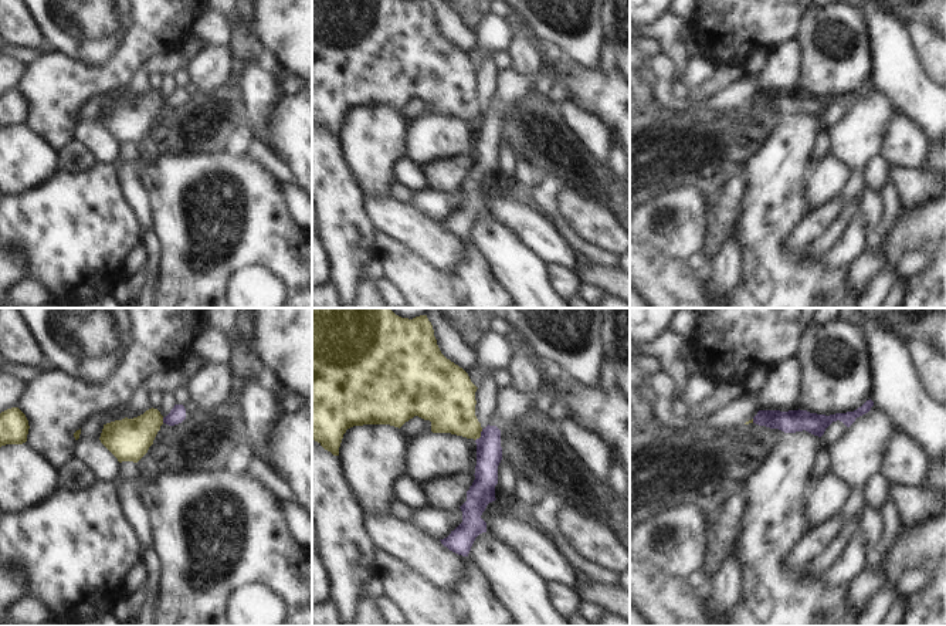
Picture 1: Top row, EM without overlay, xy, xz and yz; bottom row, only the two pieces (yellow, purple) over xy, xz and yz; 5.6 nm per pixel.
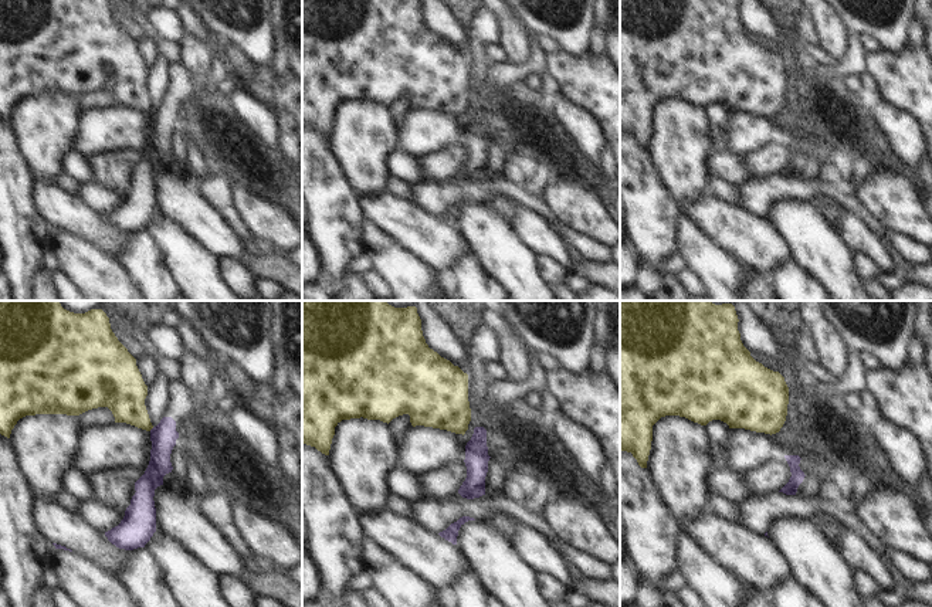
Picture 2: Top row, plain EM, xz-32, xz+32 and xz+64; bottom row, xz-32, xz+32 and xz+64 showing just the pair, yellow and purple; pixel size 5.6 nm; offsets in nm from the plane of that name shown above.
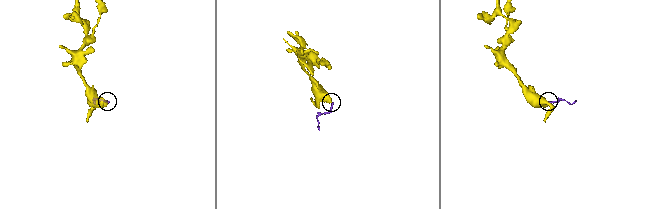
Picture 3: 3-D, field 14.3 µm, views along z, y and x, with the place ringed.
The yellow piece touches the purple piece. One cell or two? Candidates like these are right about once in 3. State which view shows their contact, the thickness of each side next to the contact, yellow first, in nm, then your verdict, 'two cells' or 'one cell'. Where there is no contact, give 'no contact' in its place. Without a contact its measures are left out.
contact in xz; calibres 300 and 140 nm; two cells

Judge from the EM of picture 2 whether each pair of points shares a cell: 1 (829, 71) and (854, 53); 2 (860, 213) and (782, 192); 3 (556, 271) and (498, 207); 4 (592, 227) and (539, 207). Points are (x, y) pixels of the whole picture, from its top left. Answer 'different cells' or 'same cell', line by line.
1: same cell
2: same cell
3: different cells
4: different cells

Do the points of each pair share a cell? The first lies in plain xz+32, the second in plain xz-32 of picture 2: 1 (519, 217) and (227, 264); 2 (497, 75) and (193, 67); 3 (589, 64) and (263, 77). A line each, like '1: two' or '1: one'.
1: two
2: two
3: one

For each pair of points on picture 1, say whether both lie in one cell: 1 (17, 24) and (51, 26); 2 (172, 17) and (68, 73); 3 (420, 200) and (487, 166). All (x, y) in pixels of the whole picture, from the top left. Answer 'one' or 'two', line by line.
1: two
2: one
3: two

